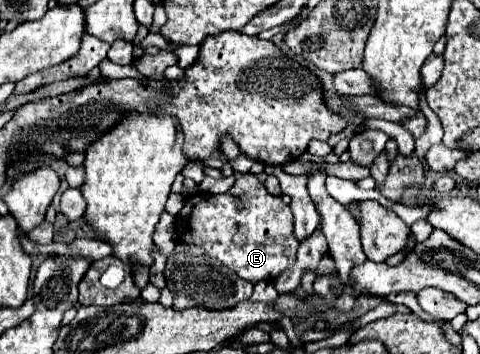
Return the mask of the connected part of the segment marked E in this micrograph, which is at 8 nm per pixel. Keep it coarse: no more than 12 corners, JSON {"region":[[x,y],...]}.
{"region":[[261,179],[197,191],[179,241],[251,283],[273,283],[299,247],[291,207]]}

